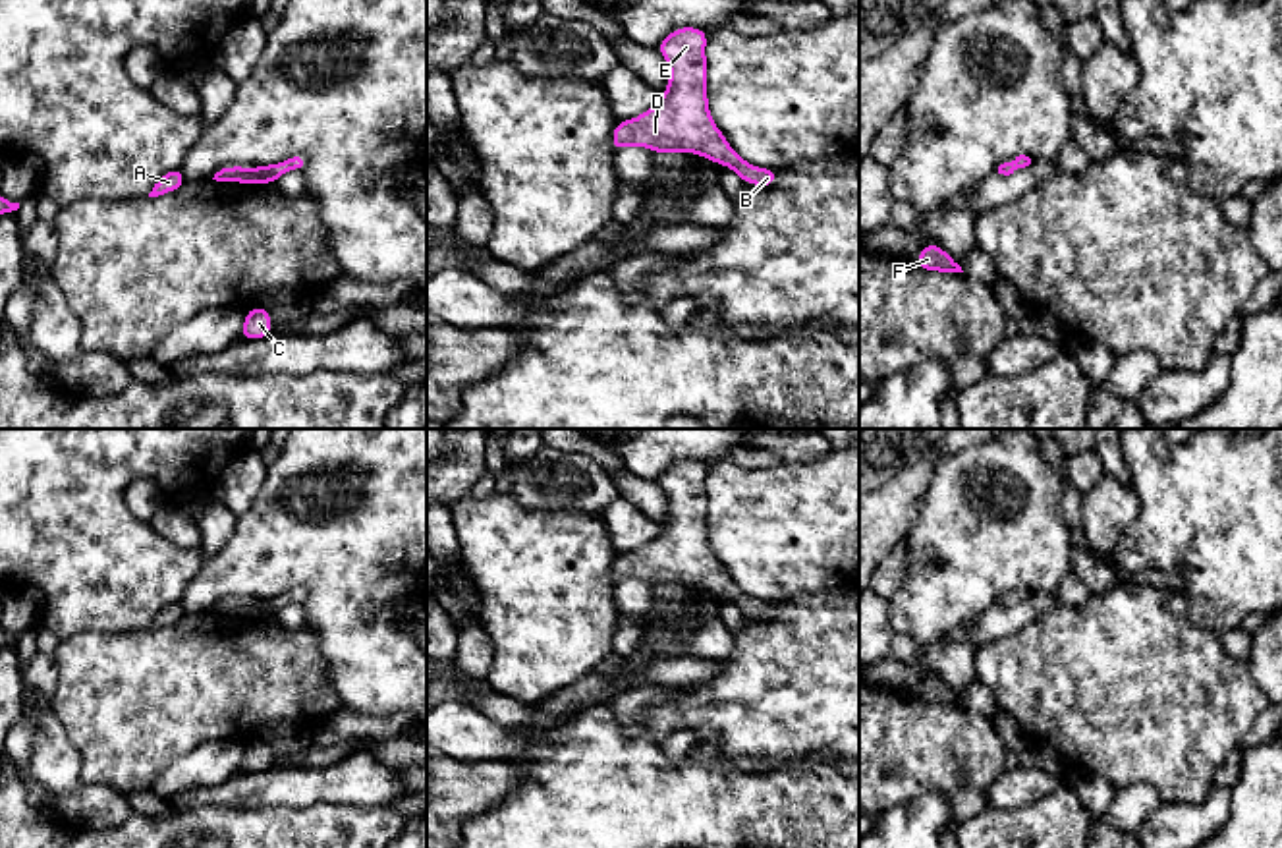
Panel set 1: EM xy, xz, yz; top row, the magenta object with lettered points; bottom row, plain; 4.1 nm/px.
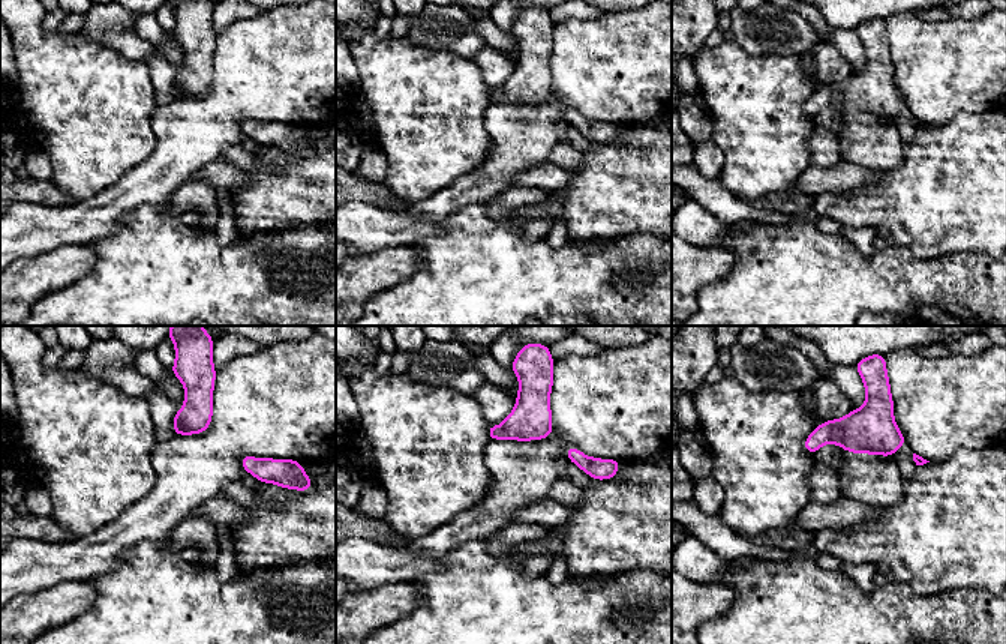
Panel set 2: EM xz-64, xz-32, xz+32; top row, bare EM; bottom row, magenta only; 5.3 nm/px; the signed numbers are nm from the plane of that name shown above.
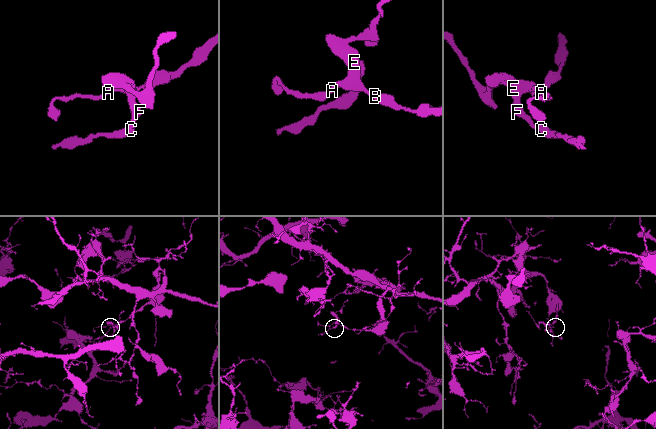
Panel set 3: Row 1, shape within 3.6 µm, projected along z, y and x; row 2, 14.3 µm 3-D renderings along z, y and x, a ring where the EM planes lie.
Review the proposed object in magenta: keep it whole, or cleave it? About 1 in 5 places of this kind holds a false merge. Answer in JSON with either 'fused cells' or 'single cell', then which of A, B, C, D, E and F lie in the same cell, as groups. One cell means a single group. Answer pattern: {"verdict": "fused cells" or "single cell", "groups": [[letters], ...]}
{"verdict": "single cell", "groups": [["A", "B", "C", "D", "E", "F"]]}

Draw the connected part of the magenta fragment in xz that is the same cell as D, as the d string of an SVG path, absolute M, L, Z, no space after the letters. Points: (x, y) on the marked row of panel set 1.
M678 27L656 46L670 66L668 89L651 110L616 124L612 151L626 145L664 155L689 151L732 168L743 184L768 187L778 170L745 162L711 118L705 46L707 31L697 27Z

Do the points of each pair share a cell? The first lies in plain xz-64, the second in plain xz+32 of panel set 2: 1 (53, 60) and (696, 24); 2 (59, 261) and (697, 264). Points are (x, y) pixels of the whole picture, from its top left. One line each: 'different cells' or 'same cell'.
1: different cells
2: same cell

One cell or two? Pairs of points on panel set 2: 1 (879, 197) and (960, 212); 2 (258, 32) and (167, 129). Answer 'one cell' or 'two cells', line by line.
1: one cell
2: one cell

